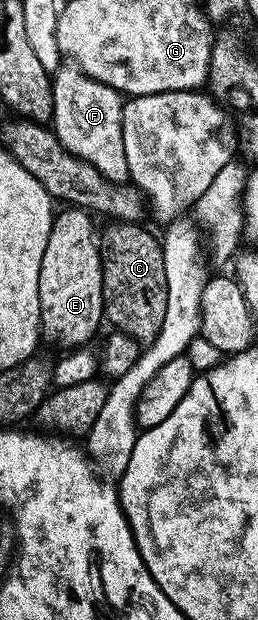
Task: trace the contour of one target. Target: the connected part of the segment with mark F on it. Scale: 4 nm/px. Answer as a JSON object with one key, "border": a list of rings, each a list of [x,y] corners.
{"border":[[[62,65],[52,75],[52,96],[54,97],[54,109],[52,110],[51,126],[56,132],[58,141],[74,157],[94,165],[102,177],[112,183],[121,185],[129,182],[128,166],[126,165],[126,149],[122,145],[122,109],[125,100],[119,91],[107,87],[105,83],[94,81],[84,71],[75,65]]]}

